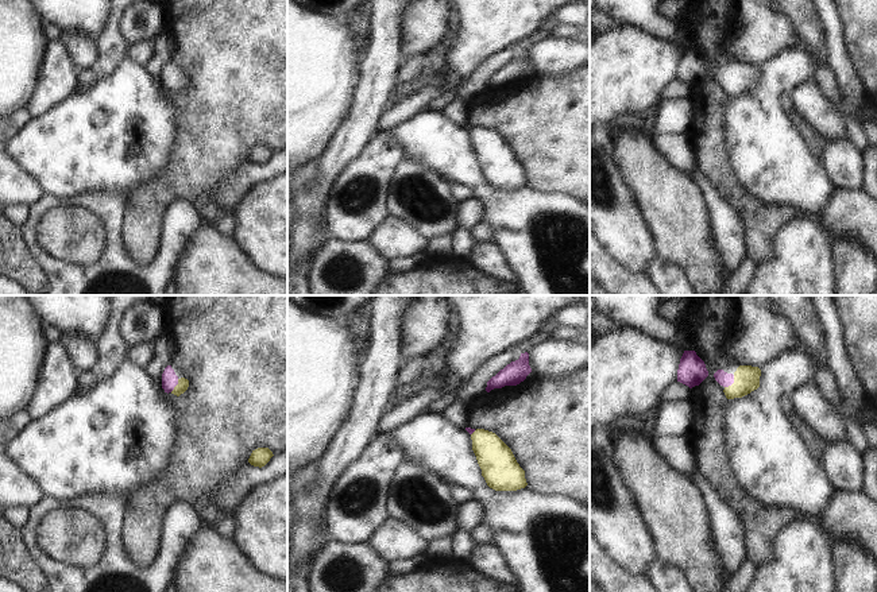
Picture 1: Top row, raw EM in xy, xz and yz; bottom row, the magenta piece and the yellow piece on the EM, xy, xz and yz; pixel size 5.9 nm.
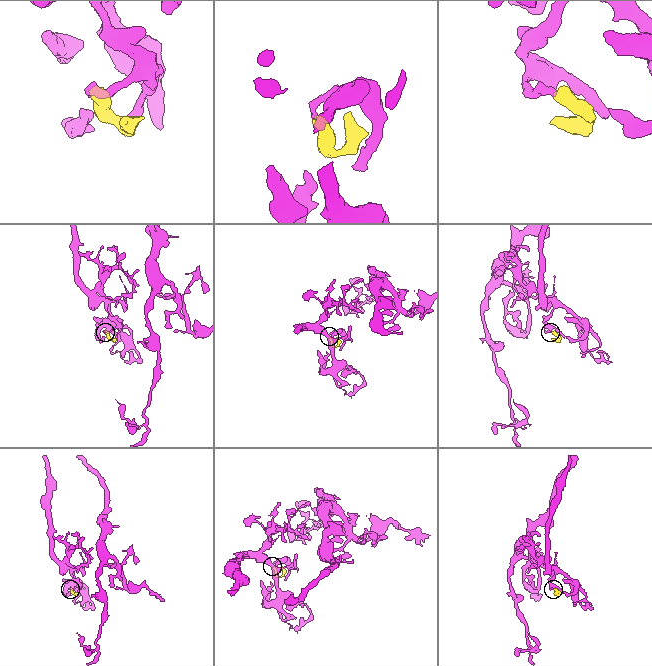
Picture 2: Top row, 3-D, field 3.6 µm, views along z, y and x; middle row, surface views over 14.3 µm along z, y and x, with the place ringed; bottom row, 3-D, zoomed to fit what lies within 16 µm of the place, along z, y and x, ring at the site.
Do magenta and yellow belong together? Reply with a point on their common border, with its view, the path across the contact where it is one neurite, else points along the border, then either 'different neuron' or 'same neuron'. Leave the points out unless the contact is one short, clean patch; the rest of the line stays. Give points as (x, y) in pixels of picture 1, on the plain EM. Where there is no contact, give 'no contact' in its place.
yz (731, 81) | across yz (725, 77), (731, 81), (741, 81), (746, 76) | same neuron

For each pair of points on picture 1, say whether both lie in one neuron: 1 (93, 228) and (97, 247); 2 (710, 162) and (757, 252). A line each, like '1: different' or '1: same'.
1: same
2: same

